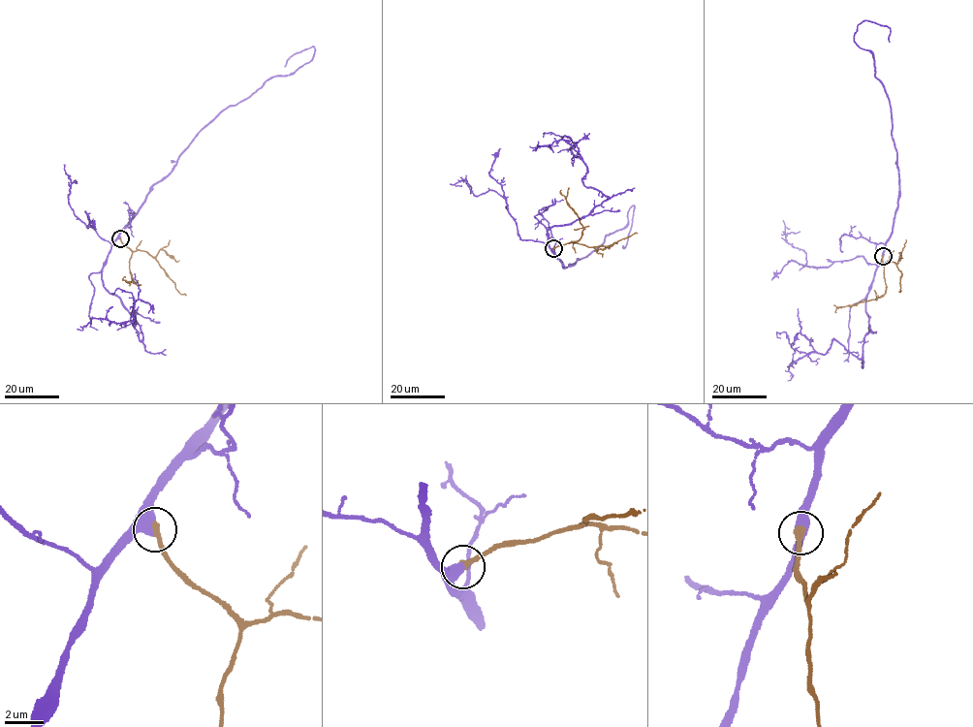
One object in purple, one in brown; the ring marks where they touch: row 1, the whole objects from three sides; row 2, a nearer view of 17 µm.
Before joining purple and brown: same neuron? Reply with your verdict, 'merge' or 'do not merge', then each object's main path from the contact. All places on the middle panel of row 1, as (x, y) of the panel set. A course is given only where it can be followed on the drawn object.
merge; course purple (553, 248), (562, 267), (573, 265), (596, 250), (606, 235), (626, 225), (633, 205), (623, 246); course brown (553, 248), (580, 238), (582, 230), (566, 199), (568, 188)

